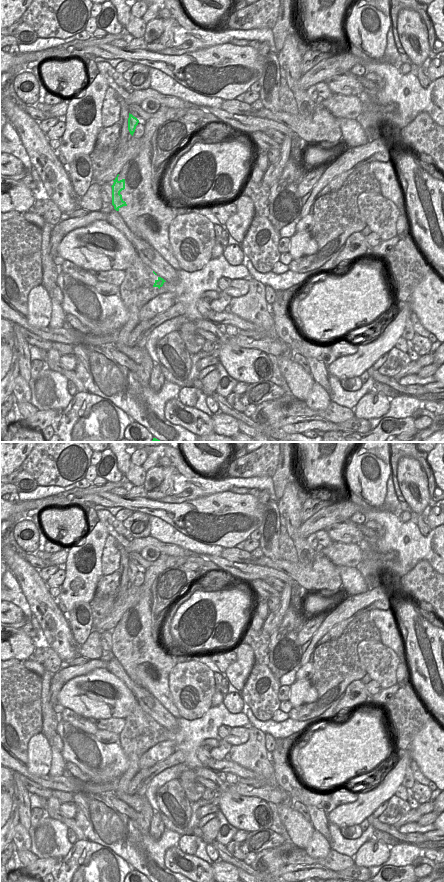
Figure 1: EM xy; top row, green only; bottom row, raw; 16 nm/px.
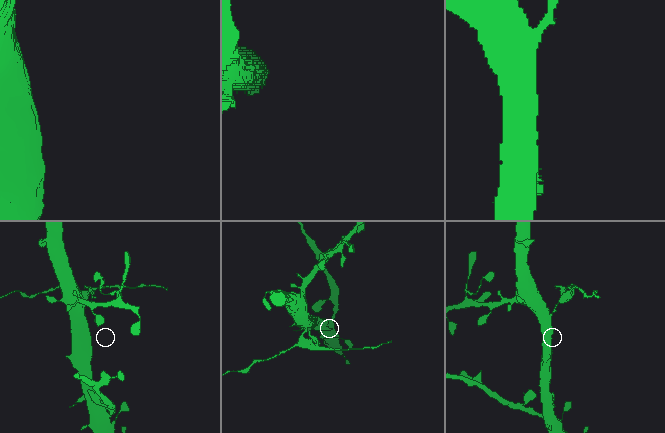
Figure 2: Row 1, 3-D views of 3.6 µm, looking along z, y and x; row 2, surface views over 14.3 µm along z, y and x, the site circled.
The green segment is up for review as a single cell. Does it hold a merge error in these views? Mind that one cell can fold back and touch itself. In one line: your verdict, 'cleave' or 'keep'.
cleave

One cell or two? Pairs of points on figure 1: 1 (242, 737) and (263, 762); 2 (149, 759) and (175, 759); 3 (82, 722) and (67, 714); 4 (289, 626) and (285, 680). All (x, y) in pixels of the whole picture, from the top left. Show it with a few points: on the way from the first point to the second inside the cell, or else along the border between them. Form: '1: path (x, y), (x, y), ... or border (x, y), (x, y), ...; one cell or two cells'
1: border (248, 727), (248, 739), (243, 743), (232, 746); two cells
2: border (176, 750), (150, 768); two cells
3: path (78, 721), (71, 717); one cell
4: border (293, 668), (279, 679); two cells

